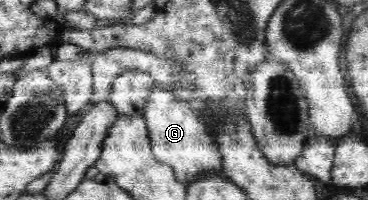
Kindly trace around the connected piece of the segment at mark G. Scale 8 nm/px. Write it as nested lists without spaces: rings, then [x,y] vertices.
[[[151,87],[149,100],[143,111],[152,152],[157,160],[173,168],[174,176],[182,184],[191,184],[202,176],[216,175],[224,171],[224,161],[215,139],[205,133],[205,128],[185,101],[178,100],[167,88]]]

